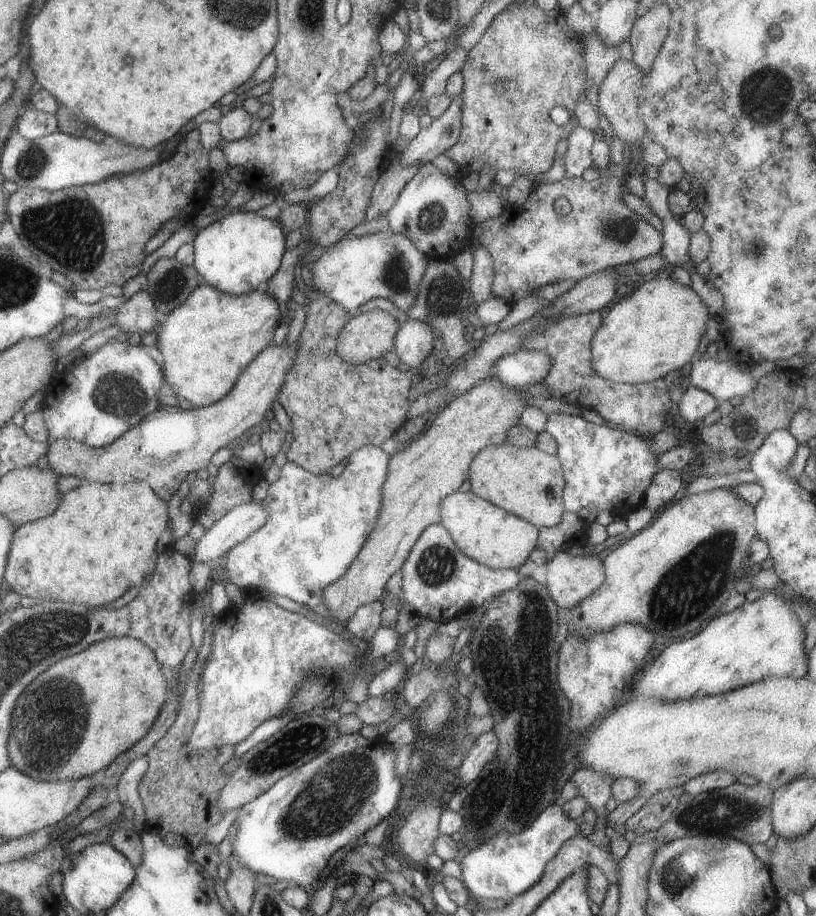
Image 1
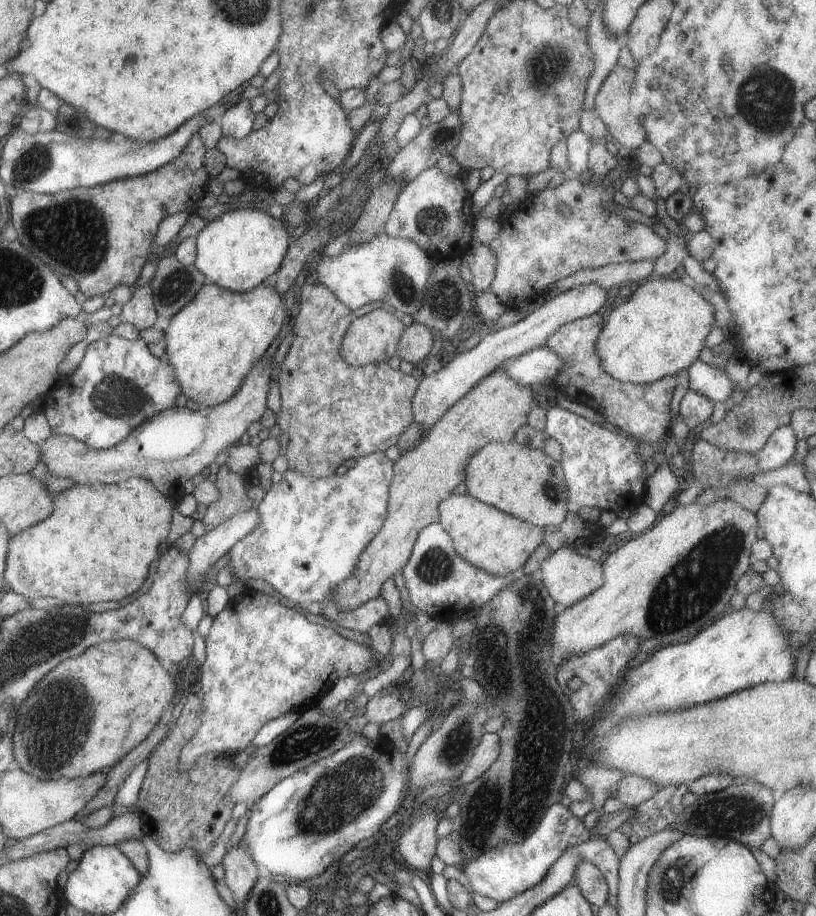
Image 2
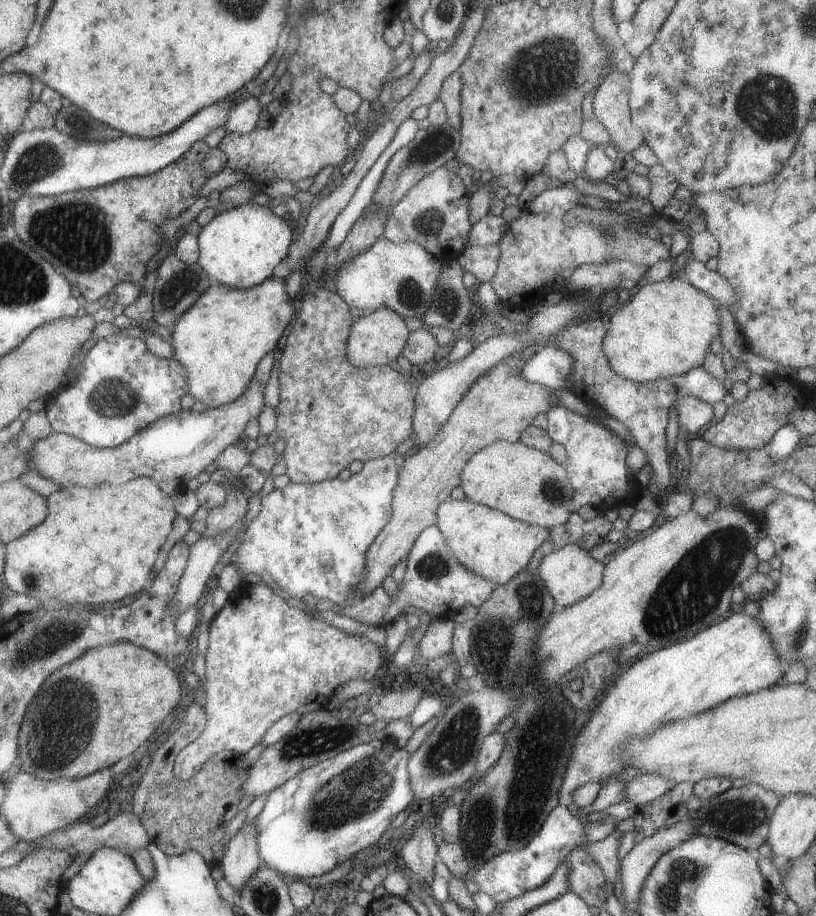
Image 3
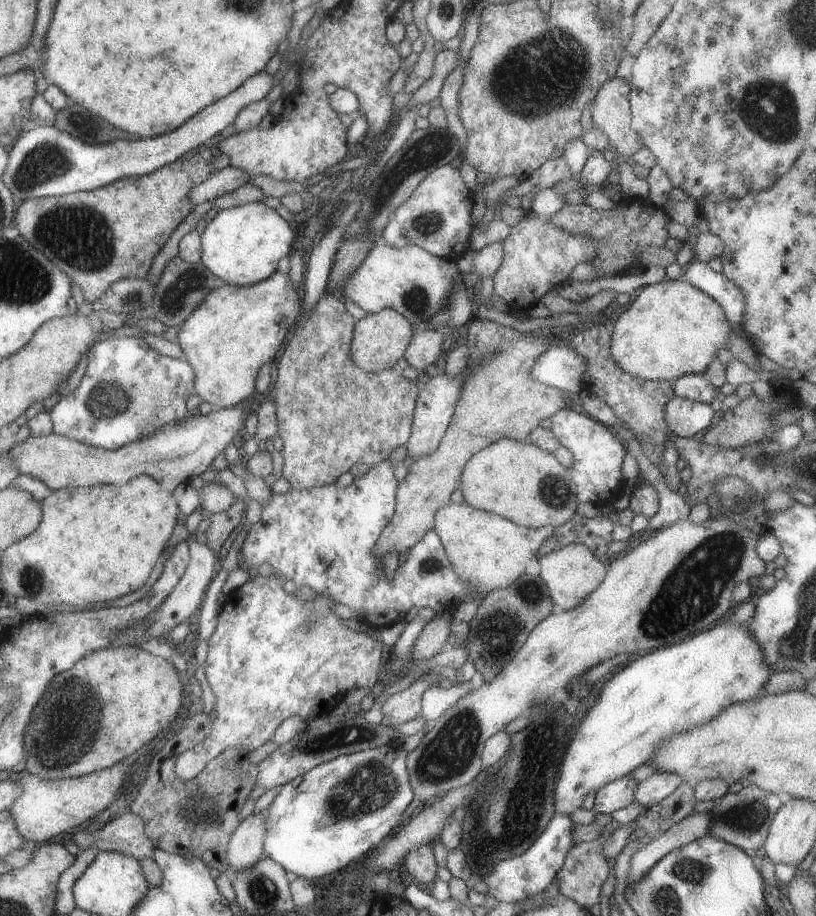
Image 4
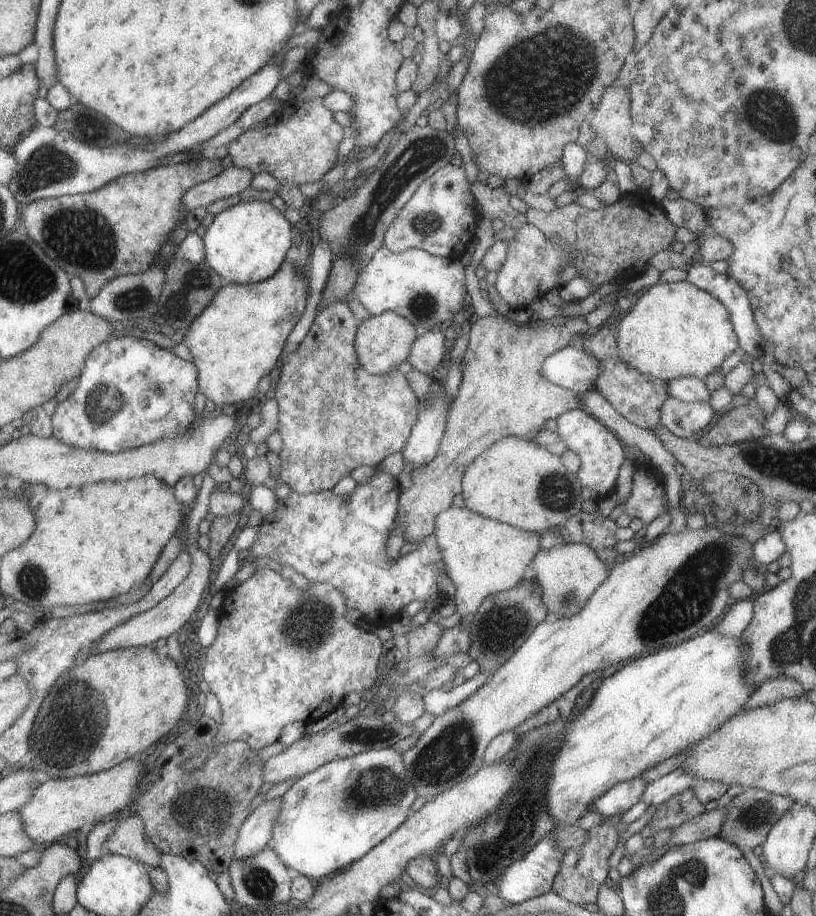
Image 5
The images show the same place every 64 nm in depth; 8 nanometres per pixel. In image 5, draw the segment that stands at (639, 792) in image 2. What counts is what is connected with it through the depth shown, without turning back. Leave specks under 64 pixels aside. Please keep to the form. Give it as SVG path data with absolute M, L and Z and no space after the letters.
M685 768L675 769L655 781L645 784L645 790L641 794L641 802L649 805L658 805L671 796L675 796L677 792L689 790L693 787L693 776L685 770Z

